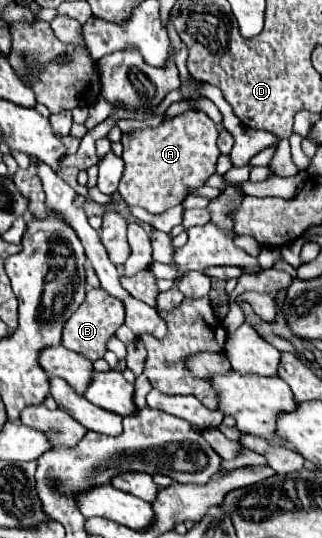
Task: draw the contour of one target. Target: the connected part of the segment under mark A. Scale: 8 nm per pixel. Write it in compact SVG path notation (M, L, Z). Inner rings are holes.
M189 110L173 120L161 122L157 128L145 128L135 134L123 134L123 162L125 172L119 184L119 194L133 208L141 206L153 214L165 212L183 202L187 188L203 186L205 180L215 174L215 164L219 158L217 148L217 124L199 110ZM133 142L139 152L133 152Z

